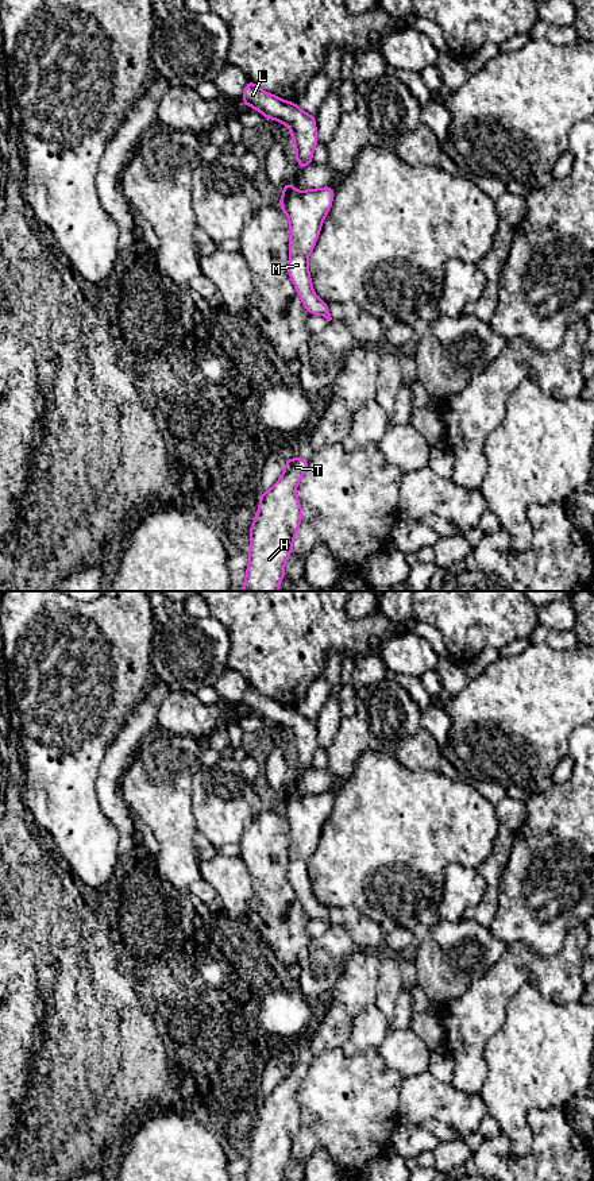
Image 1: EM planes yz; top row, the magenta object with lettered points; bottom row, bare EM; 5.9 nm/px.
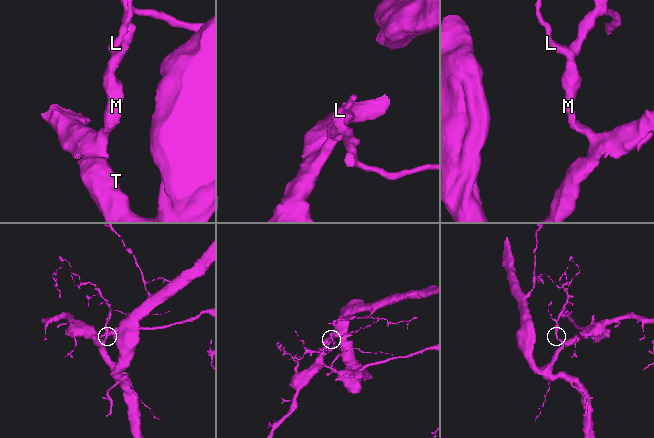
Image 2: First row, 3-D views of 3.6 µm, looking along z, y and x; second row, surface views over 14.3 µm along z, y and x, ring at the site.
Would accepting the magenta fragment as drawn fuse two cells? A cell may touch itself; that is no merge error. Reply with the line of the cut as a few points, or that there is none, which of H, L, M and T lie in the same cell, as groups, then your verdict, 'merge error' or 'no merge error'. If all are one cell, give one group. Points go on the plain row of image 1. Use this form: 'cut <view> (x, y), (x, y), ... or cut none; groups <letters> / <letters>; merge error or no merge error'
cut none; groups H L M T; no merge error

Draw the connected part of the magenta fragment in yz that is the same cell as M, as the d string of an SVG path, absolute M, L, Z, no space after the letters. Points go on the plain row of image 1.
M294 788L281 791L284 800L279 813L286 818L290 831L288 879L308 919L320 919L332 925L328 908L313 896L308 862L313 856L323 826L329 817L335 792L294 795Z

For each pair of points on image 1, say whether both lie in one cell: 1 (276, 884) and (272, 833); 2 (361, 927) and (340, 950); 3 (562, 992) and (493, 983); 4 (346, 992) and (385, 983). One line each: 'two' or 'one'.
1: one
2: two
3: one
4: two

